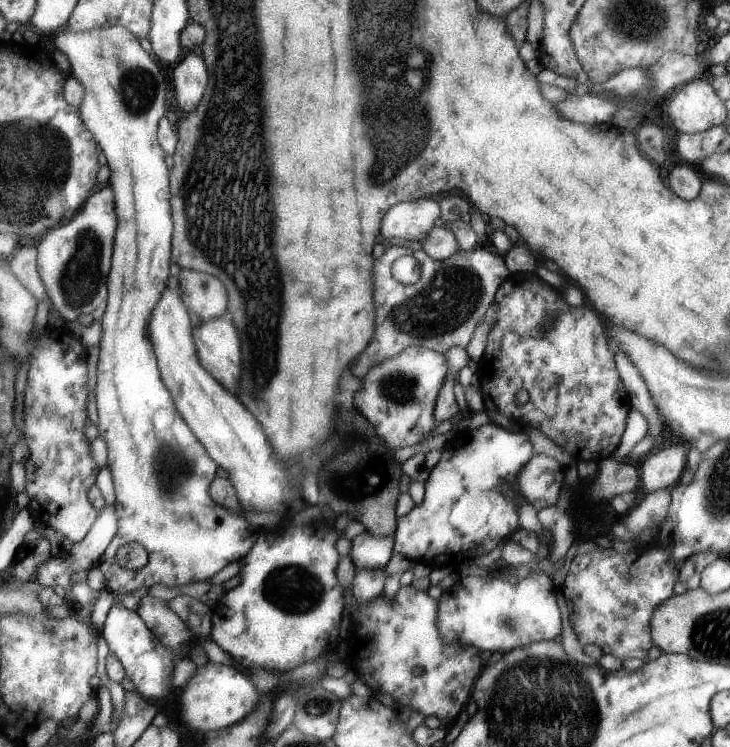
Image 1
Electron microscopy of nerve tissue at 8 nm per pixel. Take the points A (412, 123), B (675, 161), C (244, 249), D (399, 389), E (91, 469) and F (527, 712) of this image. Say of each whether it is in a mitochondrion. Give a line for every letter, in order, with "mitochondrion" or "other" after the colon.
A: mitochondrion
B: other
C: mitochondrion
D: mitochondrion
E: other
F: mitochondrion

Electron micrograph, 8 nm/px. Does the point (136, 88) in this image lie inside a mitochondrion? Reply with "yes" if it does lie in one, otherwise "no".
yes

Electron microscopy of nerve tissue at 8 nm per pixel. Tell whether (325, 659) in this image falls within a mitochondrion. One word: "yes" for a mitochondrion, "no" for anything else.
no

